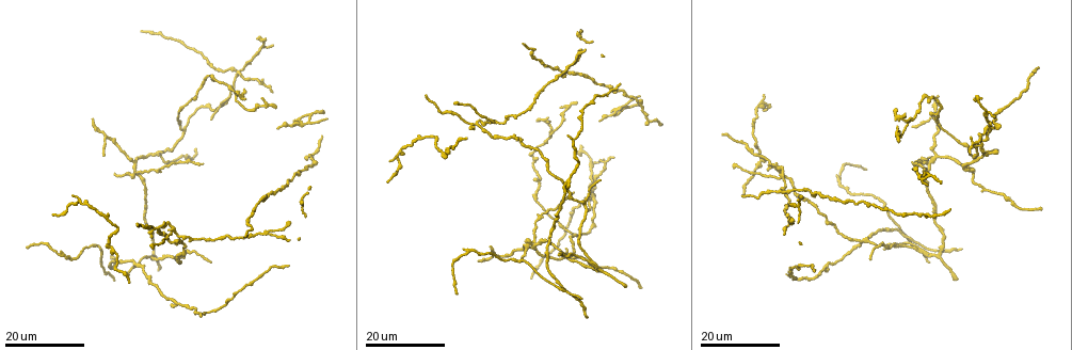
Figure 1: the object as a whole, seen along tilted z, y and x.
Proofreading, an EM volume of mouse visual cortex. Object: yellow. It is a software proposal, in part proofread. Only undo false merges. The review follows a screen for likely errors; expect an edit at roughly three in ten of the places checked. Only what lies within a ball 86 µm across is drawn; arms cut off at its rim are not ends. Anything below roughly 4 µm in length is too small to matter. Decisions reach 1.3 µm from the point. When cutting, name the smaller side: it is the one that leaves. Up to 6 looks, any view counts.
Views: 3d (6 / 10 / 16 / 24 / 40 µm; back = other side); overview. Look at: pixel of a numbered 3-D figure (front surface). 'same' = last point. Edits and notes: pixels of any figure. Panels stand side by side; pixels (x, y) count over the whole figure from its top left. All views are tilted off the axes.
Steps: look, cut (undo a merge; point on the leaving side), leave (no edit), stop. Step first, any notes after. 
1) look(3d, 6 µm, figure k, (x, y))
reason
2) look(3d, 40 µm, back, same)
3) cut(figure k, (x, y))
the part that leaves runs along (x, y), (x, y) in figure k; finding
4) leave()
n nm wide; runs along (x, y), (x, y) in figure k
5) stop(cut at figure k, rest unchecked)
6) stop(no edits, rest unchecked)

look(3d, 16 µm, figure 1, (253, 211))

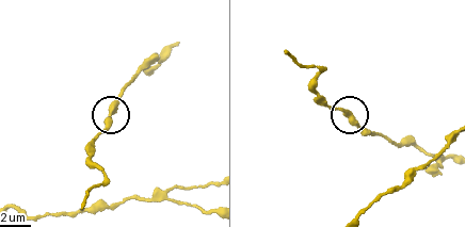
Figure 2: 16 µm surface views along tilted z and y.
look(3d, 6 µm, figure 2, (352, 121))
zoom in

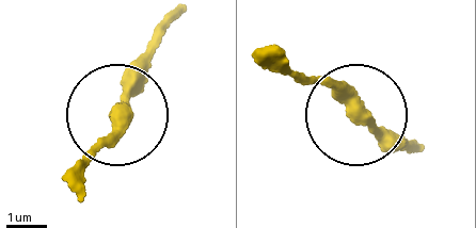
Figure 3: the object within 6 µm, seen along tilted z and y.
leave()
continuous, no second neuron

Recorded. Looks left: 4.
look(3d, 16 µm, figure 1, (175, 232))
four-way junction

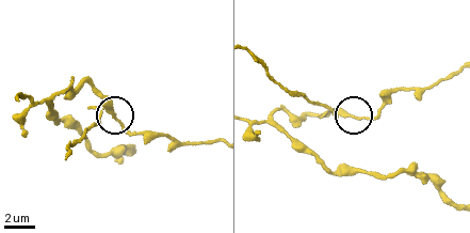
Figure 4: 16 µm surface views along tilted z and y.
look(3d, 6 µm, figure 4, (107, 108))

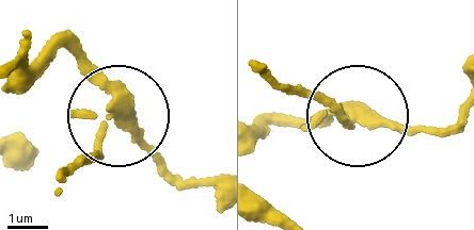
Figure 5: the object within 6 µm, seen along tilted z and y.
leave()
4 arms; runs along (20, 65), (76, 54), (115, 111), (65, 174) in figure 5; all the same neuron

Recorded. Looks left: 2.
look(3d, 16 µm, figure 1, (183, 130))
three arms meet

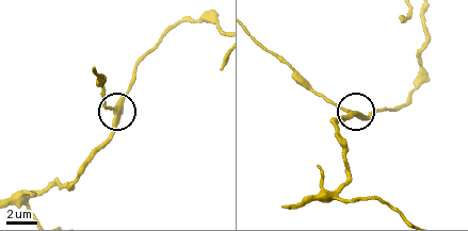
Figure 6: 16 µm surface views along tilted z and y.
look(3d, 10 µm, figure 6, (115, 108))
zoom in

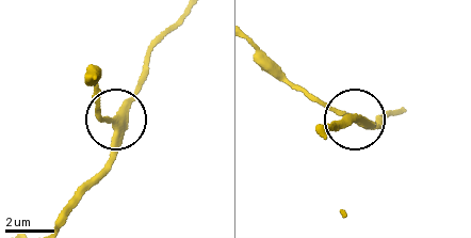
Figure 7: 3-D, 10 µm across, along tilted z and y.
leave()
3 arms; runs along (63, 218), (99, 180), (112, 126), (148, 64) in figure 7; one neuron here

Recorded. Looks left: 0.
stop(no edits, rest unchecked)

